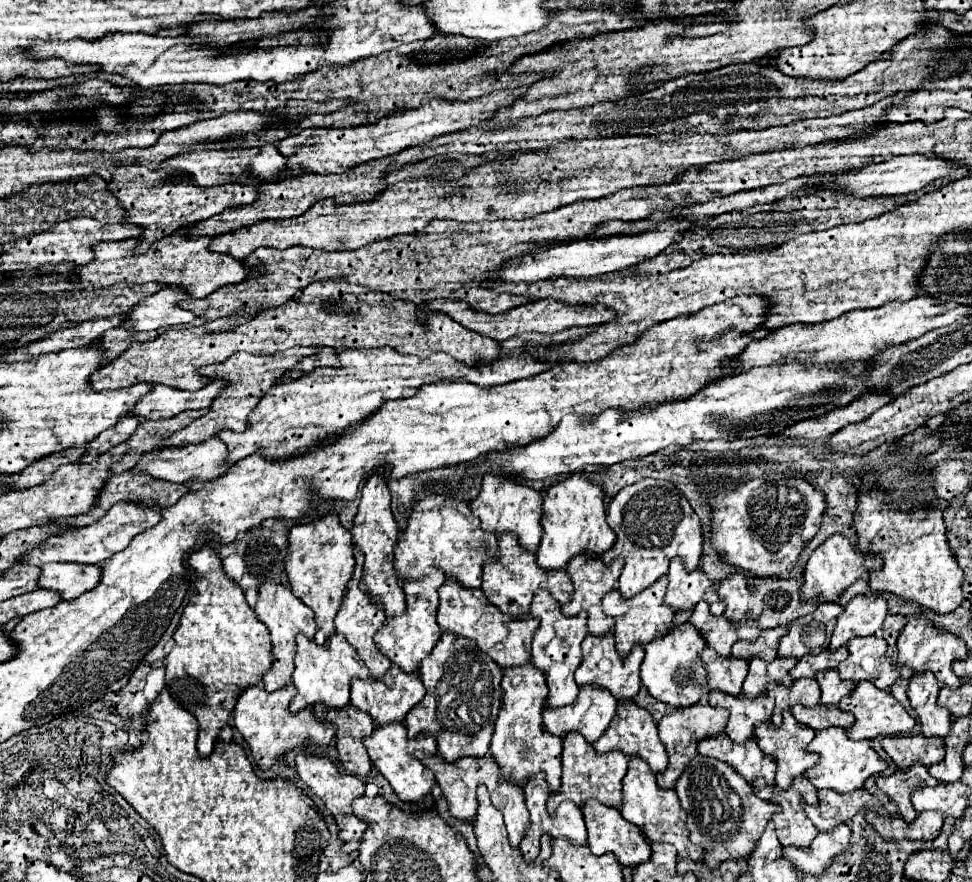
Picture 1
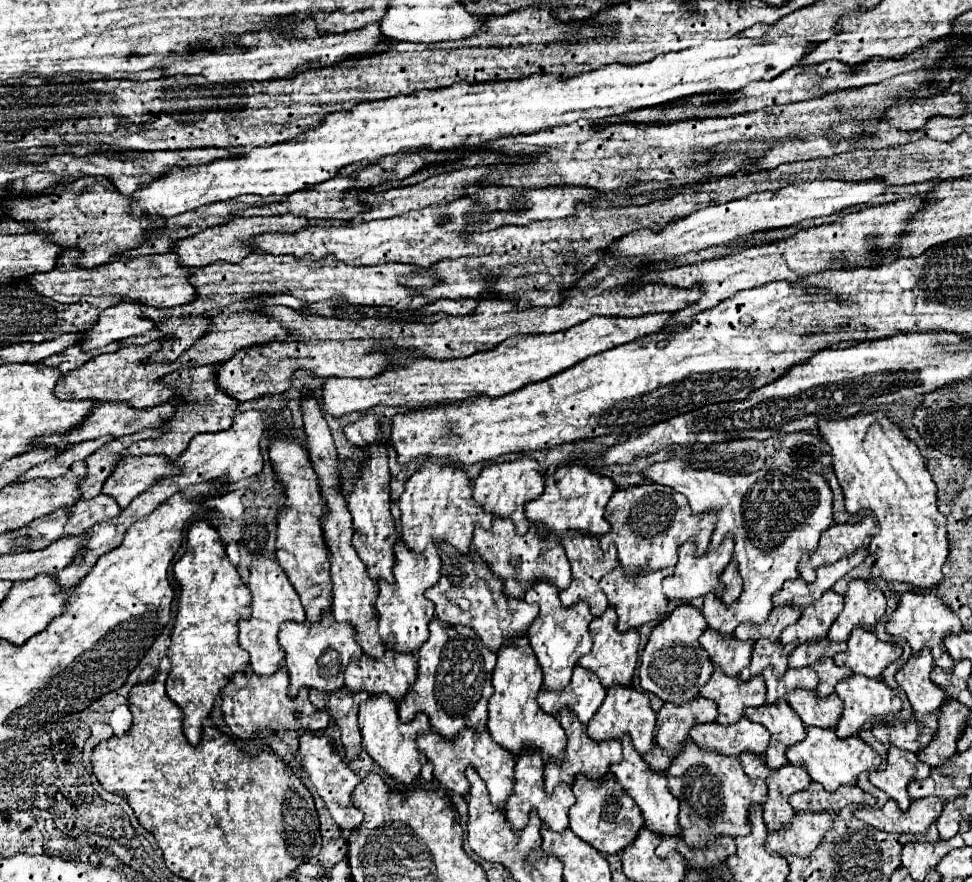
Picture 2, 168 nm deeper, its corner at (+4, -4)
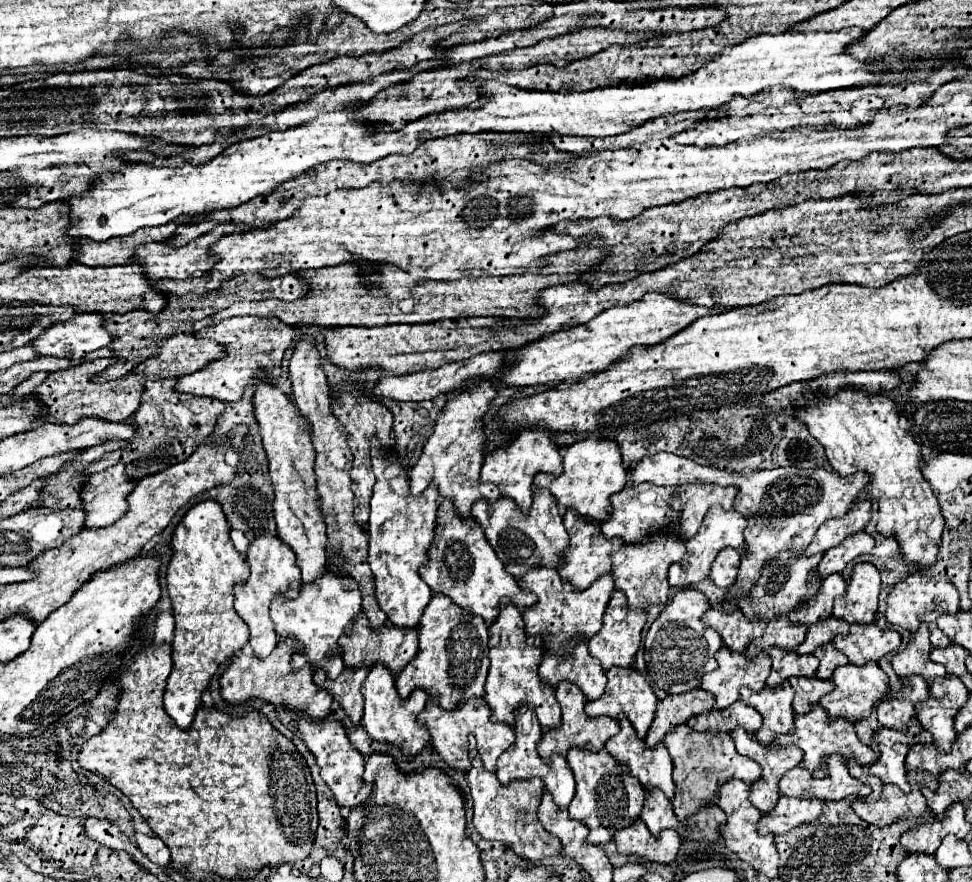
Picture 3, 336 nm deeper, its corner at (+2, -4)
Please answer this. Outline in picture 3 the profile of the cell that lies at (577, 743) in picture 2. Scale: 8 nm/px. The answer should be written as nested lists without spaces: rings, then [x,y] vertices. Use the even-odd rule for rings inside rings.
[[[566,680],[562,684],[558,684],[558,688],[556,688],[556,700],[560,702],[560,708],[562,708],[562,724],[558,728],[554,728],[554,730],[544,732],[542,738],[540,738],[540,742],[538,742],[538,754],[546,762],[550,762],[550,756],[556,754],[556,752],[562,754],[562,756],[566,756],[570,748],[600,750],[600,748],[604,748],[604,744],[606,744],[606,740],[610,736],[618,734],[620,726],[618,726],[618,722],[614,718],[608,718],[608,716],[596,716],[596,718],[586,716],[584,706],[582,706],[582,696],[584,694],[582,694],[582,690],[576,684],[566,682]]]

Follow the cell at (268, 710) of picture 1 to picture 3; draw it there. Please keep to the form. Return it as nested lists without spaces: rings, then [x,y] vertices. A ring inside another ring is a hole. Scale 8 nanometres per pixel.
[[[280,638],[276,648],[272,650],[272,654],[266,656],[266,658],[244,656],[244,654],[232,658],[230,666],[220,676],[222,698],[228,700],[230,704],[242,704],[248,698],[264,698],[272,706],[284,706],[284,708],[290,708],[290,710],[304,710],[312,718],[318,718],[318,720],[326,718],[328,712],[330,712],[332,694],[314,684],[312,666],[292,670],[290,660],[292,660],[294,652],[302,652],[302,646],[294,638]]]

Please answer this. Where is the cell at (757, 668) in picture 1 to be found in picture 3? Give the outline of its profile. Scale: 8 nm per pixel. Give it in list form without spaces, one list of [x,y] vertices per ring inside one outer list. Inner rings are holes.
[[[774,616],[764,634],[756,640],[750,640],[746,648],[746,656],[754,658],[762,650],[770,650],[772,646],[784,648],[784,650],[796,650],[798,644],[802,644],[806,636],[806,626],[804,624],[792,624],[788,616]]]

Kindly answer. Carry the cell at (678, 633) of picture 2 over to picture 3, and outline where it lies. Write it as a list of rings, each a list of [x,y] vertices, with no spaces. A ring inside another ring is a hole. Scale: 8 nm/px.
[[[684,588],[676,592],[646,632],[644,660],[648,666],[648,676],[666,694],[682,694],[700,688],[702,676],[716,668],[714,654],[722,648],[722,638],[700,620],[708,608],[708,598],[700,590]]]

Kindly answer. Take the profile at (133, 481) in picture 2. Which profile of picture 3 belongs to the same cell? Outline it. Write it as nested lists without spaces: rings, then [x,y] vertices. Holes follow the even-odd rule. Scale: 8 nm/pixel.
[[[122,464],[86,476],[80,486],[82,510],[86,514],[84,528],[94,530],[114,524],[126,512],[126,496],[132,488],[134,482],[126,478]]]

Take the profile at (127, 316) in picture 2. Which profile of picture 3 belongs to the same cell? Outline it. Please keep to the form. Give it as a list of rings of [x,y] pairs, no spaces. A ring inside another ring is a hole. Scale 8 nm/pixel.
[[[76,314],[70,320],[52,324],[30,344],[34,346],[34,352],[38,356],[78,360],[112,342],[112,338],[108,336],[102,324],[104,324],[104,316]]]

